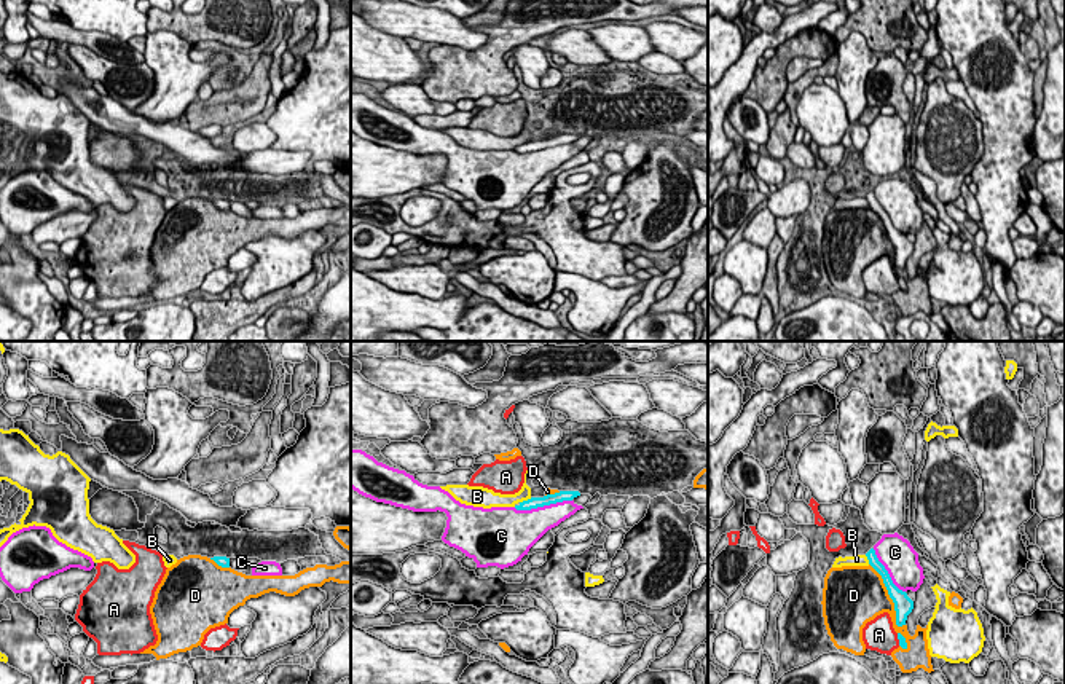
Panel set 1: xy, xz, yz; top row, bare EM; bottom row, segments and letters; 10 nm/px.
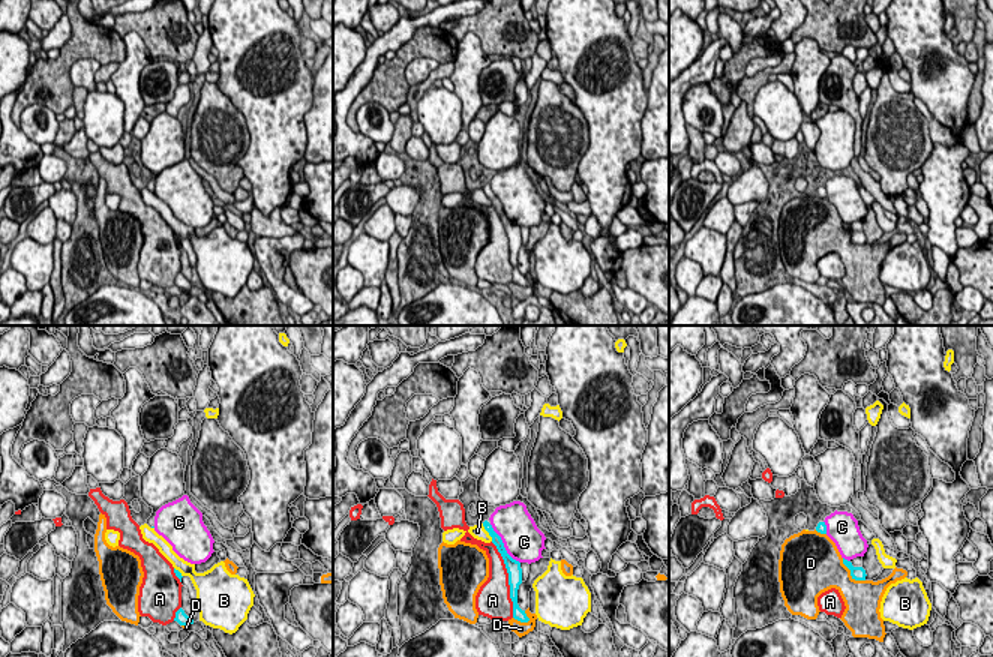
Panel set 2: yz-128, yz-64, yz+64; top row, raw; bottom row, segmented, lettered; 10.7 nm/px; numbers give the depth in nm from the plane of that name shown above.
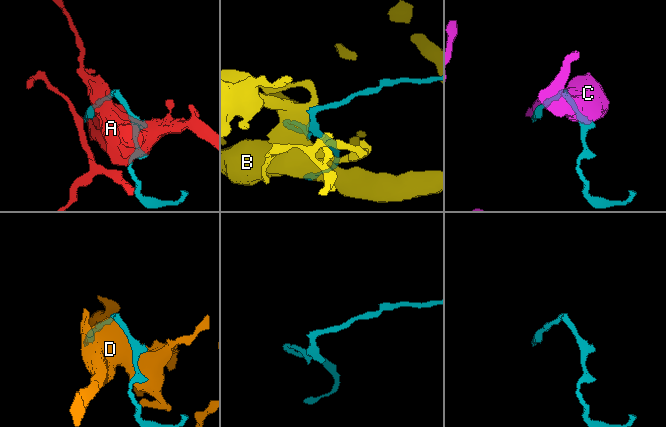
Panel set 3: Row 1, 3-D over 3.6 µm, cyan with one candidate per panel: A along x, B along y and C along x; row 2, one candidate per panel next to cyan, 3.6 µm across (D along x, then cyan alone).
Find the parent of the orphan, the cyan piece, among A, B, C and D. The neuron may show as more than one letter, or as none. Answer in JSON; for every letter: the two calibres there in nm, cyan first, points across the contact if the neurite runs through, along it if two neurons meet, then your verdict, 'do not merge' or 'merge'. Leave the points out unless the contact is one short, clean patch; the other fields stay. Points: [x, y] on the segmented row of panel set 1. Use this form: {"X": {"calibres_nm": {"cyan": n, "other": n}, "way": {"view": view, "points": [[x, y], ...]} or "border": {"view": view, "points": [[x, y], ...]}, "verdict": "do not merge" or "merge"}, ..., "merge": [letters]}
{"A": {"calibres_nm": {"cyan": 70, "other": 320}, "verdict": "do not merge"}, "B": {"calibres_nm": {"cyan": 120, "other": 130}, "verdict": "do not merge"}, "C": {"calibres_nm": {"cyan": 120, "other": 320}, "verdict": "do not merge"}, "D": {"calibres_nm": {"cyan": 190, "other": 440}, "verdict": "do not merge"}, "merge": []}

